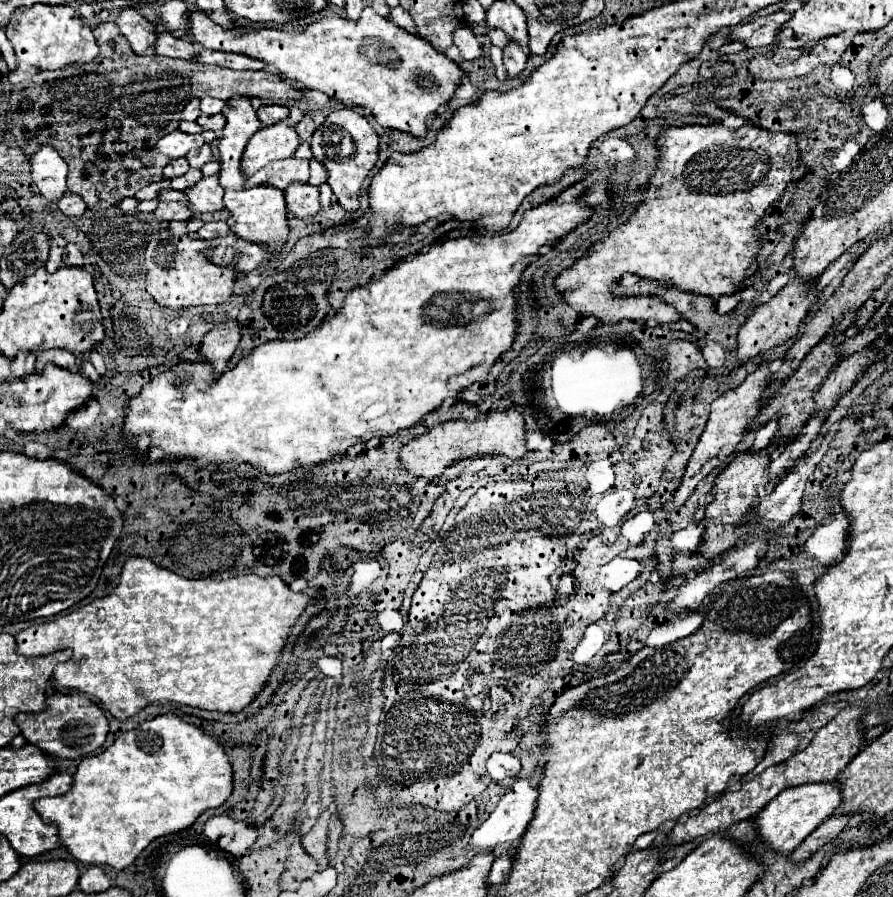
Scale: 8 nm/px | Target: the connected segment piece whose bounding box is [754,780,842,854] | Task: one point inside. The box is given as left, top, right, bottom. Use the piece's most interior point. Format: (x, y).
(789, 819)

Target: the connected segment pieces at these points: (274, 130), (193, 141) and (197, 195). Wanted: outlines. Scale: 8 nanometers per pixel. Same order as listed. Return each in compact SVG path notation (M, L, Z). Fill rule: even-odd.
M286 122L262 128L246 144L246 150L244 150L242 162L240 162L242 174L246 178L250 178L266 164L270 164L274 160L290 158L298 146L300 146L300 138L296 136L294 128L286 126Z
M176 130L176 132L160 138L156 144L156 150L160 150L162 154L166 154L170 158L182 158L192 148L200 148L202 144L204 144L202 134L184 134L184 132Z
M218 176L202 178L194 188L190 188L184 194L190 200L192 212L204 214L204 212L216 212L216 210L222 210L224 208L224 202L222 202L224 188L220 186Z

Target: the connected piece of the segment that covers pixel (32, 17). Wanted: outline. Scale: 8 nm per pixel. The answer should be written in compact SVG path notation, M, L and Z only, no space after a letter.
M20 6L14 10L6 36L14 46L18 68L8 74L13 85L24 82L40 70L58 70L68 64L86 64L98 56L98 44L90 26L76 14L72 6Z

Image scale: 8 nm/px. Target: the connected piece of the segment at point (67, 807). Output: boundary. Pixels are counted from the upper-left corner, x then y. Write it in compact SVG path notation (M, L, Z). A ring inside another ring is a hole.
M162 714L142 722L136 730L118 736L106 752L84 758L74 774L72 792L68 792L68 796L36 800L36 812L42 816L44 824L58 826L62 844L76 860L124 870L152 840L182 832L190 828L202 812L222 806L232 794L232 788L232 764L224 746L202 728L184 722L174 714Z

